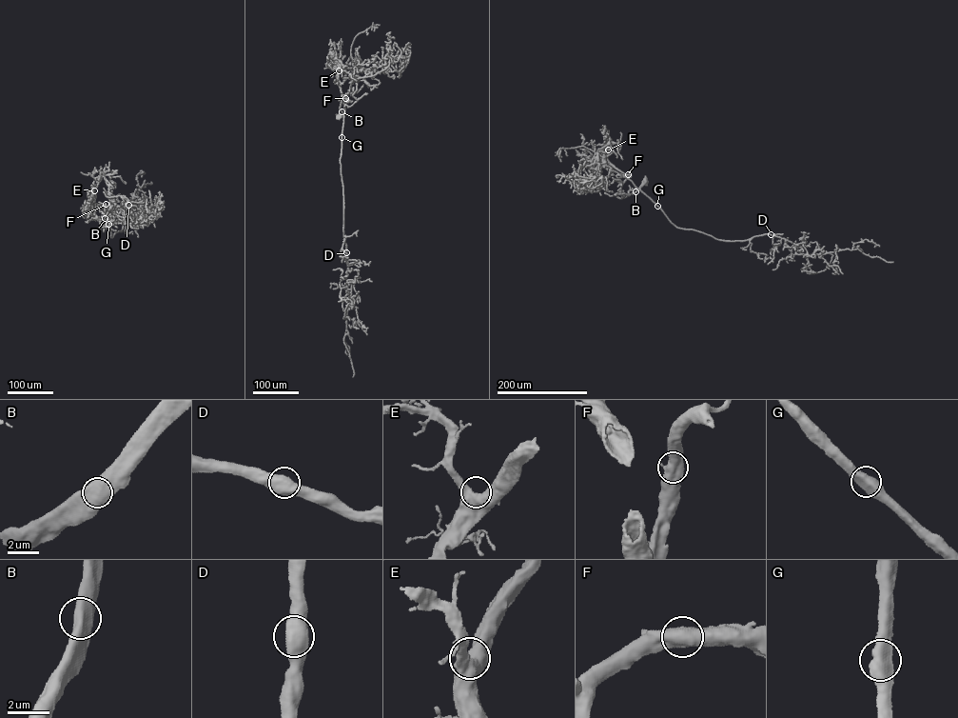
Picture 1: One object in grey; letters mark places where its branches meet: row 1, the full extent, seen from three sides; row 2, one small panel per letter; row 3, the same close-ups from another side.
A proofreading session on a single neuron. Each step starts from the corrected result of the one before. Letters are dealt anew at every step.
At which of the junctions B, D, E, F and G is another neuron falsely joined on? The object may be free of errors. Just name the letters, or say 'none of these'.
none of these

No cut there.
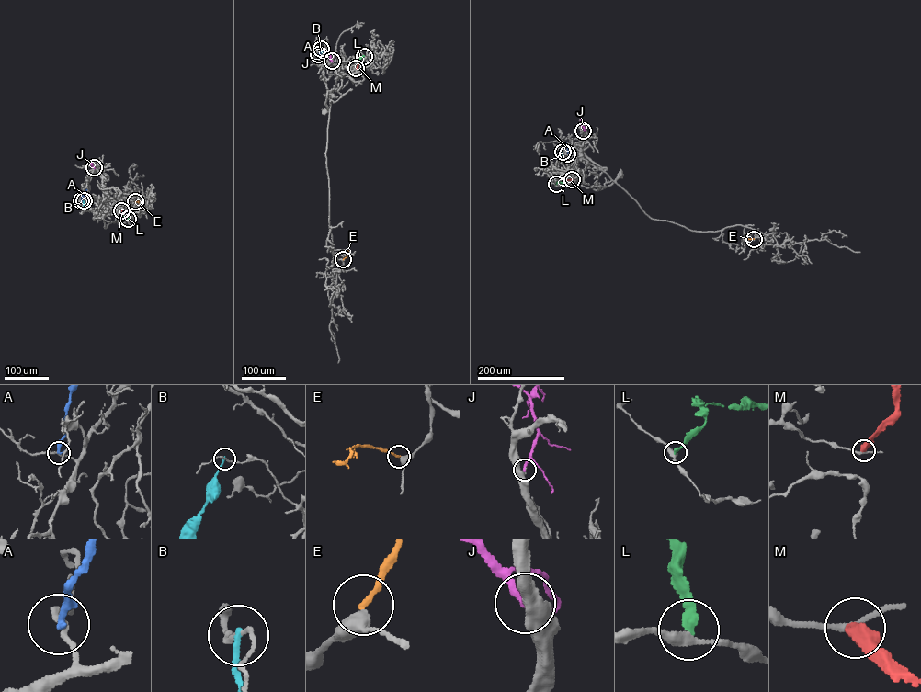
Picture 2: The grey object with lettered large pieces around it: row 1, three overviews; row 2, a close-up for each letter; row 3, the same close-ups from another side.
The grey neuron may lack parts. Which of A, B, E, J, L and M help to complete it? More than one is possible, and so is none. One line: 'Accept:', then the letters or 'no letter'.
Accept: J

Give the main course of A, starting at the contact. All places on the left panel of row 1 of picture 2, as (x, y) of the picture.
A: (81, 200), (86, 189)

